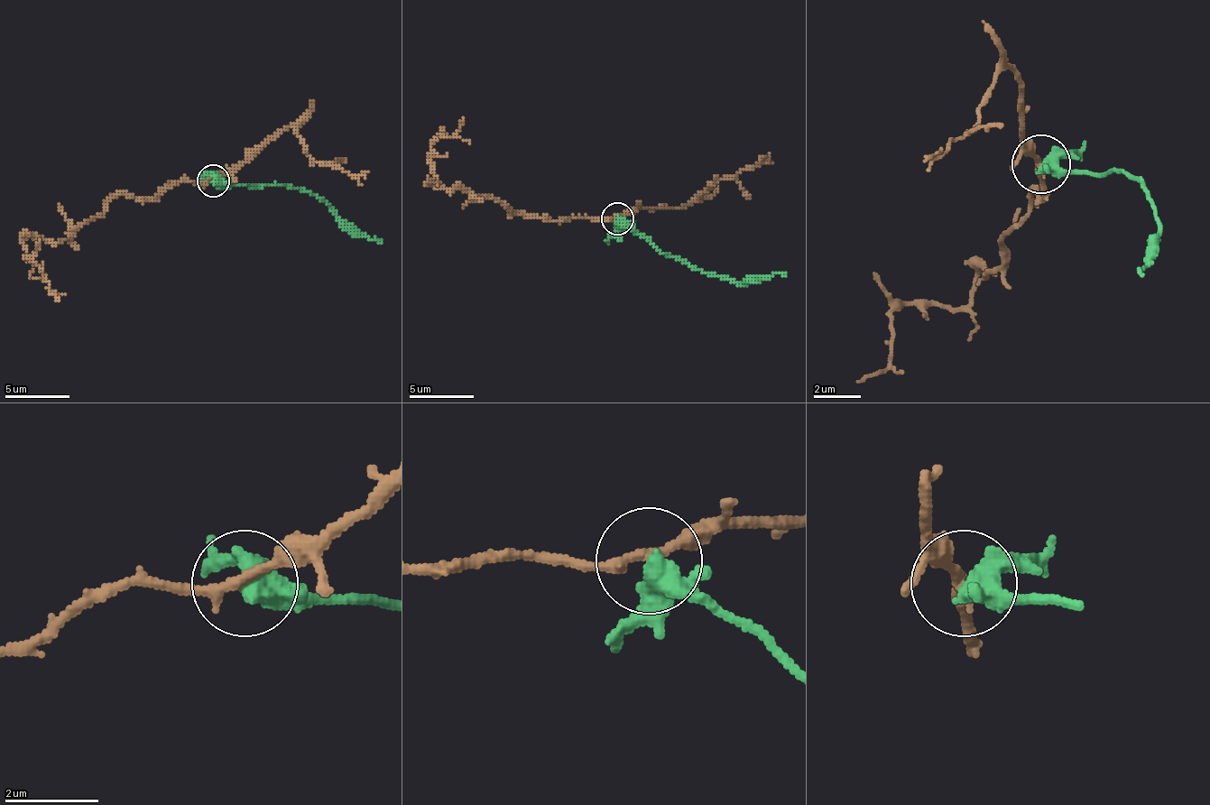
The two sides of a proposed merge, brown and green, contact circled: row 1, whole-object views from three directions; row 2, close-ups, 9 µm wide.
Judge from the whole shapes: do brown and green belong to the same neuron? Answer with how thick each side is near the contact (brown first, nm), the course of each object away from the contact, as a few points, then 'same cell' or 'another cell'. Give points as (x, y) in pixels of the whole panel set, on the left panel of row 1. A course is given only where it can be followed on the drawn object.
200 nm thick on the brown side, 360 nm on the other; brown runs (214, 181), (169, 181), (152, 198), (117, 194), (65, 239), (30, 236), (23, 243), (27, 259), (59, 300); green runs (214, 181), (290, 185), (317, 194), (343, 220), (381, 243); another cell

